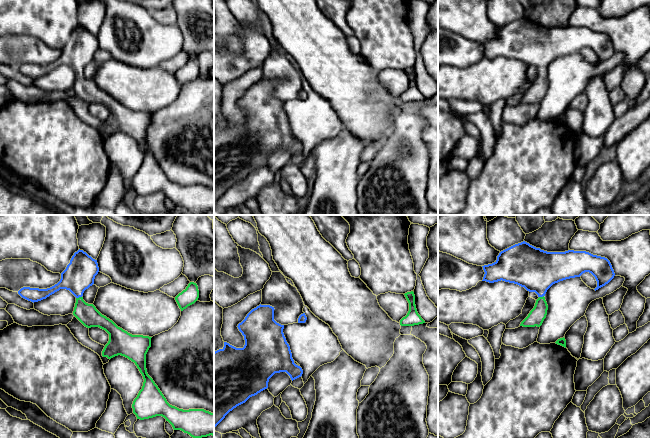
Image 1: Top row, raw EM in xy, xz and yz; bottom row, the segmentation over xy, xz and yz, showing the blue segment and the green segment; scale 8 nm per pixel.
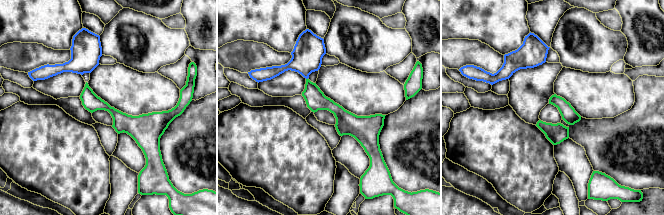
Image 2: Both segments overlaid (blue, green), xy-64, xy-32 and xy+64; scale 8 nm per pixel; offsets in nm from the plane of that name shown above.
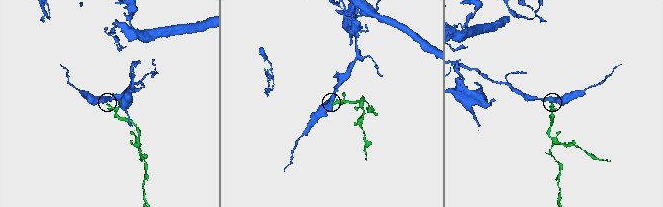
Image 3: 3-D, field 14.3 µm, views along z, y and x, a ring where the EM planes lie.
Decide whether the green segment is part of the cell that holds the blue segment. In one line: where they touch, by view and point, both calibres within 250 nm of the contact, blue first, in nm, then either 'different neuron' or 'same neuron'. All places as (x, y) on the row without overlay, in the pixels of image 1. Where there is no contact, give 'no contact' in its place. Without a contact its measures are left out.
xy (78, 73) | 240/170 nm | same neuron

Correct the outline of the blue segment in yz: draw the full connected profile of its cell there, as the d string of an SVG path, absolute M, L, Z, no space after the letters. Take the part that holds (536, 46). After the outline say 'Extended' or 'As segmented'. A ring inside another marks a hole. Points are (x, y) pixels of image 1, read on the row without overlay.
M525 17L501 27L494 39L482 43L485 48L482 57L494 59L502 56L538 71L534 84L520 100L523 103L542 101L548 86L544 72L553 60L589 48L597 57L596 67L615 52L605 33L586 27L547 28Z. Extended

